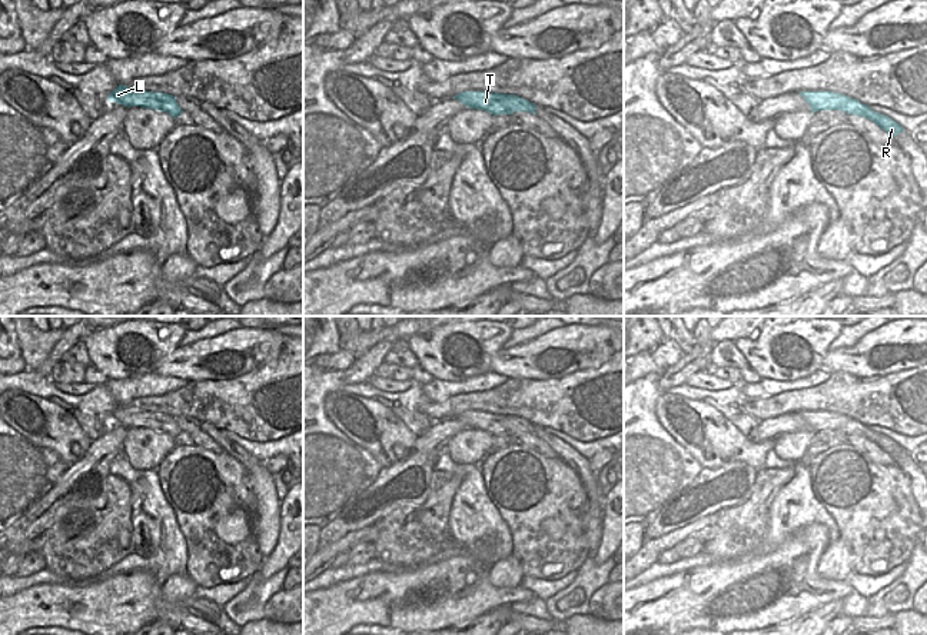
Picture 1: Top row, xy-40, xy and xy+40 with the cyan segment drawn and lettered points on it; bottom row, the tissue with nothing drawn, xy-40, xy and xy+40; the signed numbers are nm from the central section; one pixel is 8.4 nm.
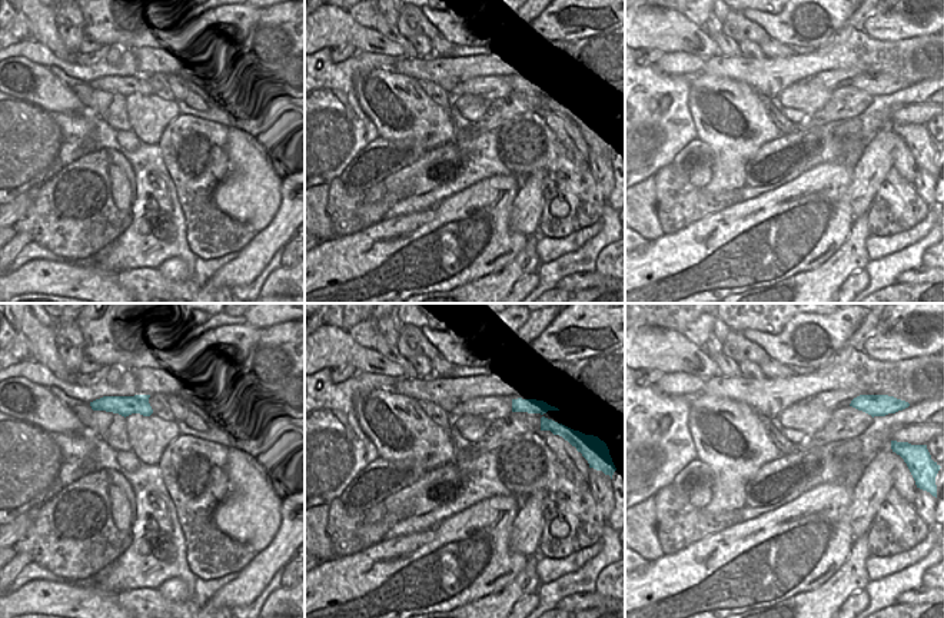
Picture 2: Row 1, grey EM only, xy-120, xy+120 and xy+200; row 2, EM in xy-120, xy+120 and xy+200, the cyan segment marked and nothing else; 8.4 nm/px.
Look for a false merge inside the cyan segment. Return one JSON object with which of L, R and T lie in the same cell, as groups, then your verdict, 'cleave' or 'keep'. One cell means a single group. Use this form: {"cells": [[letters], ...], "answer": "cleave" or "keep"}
{"cells": [["L", "T"], ["R"]], "answer": "cleave"}

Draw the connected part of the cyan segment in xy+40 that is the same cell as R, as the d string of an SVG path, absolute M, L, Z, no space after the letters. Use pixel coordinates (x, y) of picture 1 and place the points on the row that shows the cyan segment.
M855 99L848 100L848 106L845 107L845 113L861 116L861 117L865 117L865 119L874 122L878 127L881 127L883 130L890 133L893 137L896 134L904 132L904 129L898 123L896 123L894 120L891 120L890 117L887 117L884 114L873 112L867 104L861 104Z

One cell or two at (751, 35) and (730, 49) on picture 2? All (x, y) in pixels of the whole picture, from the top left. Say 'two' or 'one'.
two

